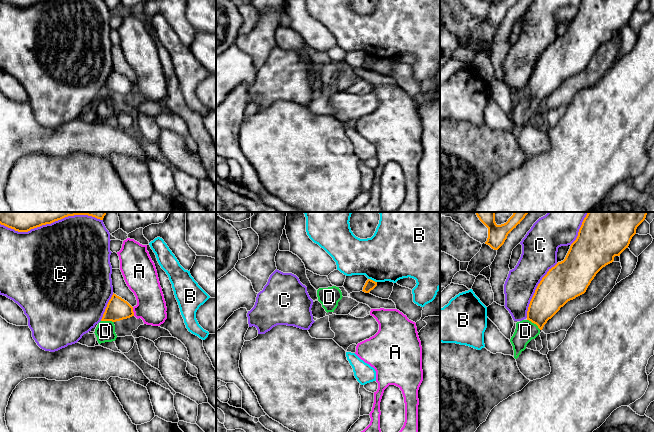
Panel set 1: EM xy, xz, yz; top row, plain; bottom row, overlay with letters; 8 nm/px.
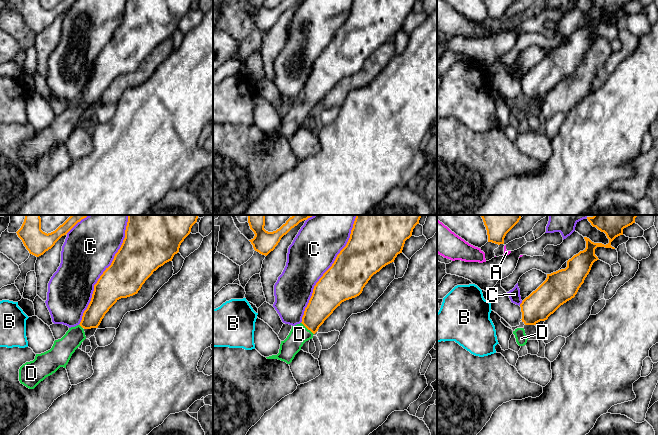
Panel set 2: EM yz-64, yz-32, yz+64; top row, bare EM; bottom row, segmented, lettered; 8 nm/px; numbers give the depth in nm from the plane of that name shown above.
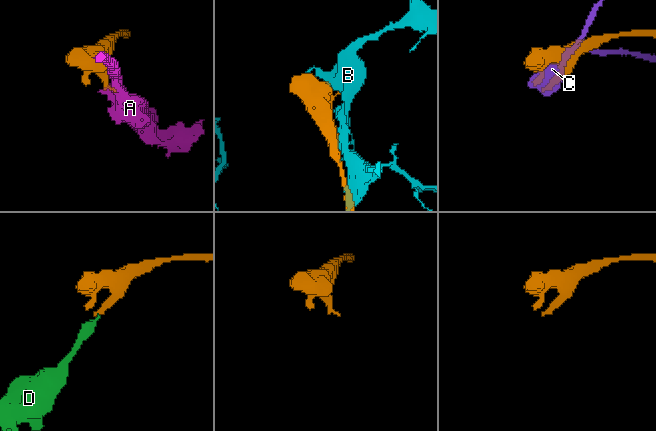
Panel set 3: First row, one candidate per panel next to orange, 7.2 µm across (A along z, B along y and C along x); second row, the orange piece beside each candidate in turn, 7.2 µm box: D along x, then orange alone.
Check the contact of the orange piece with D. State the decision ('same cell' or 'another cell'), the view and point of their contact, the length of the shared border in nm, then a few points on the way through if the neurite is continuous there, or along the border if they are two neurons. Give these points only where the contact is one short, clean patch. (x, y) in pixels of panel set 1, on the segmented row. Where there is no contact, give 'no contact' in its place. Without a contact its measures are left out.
same cell; contact yz (534, 323); length 140 nm; way yz (549, 297), (538, 313), (534, 323), (525, 331)

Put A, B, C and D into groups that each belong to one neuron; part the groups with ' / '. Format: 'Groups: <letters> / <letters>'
Groups: A / B / C / D

